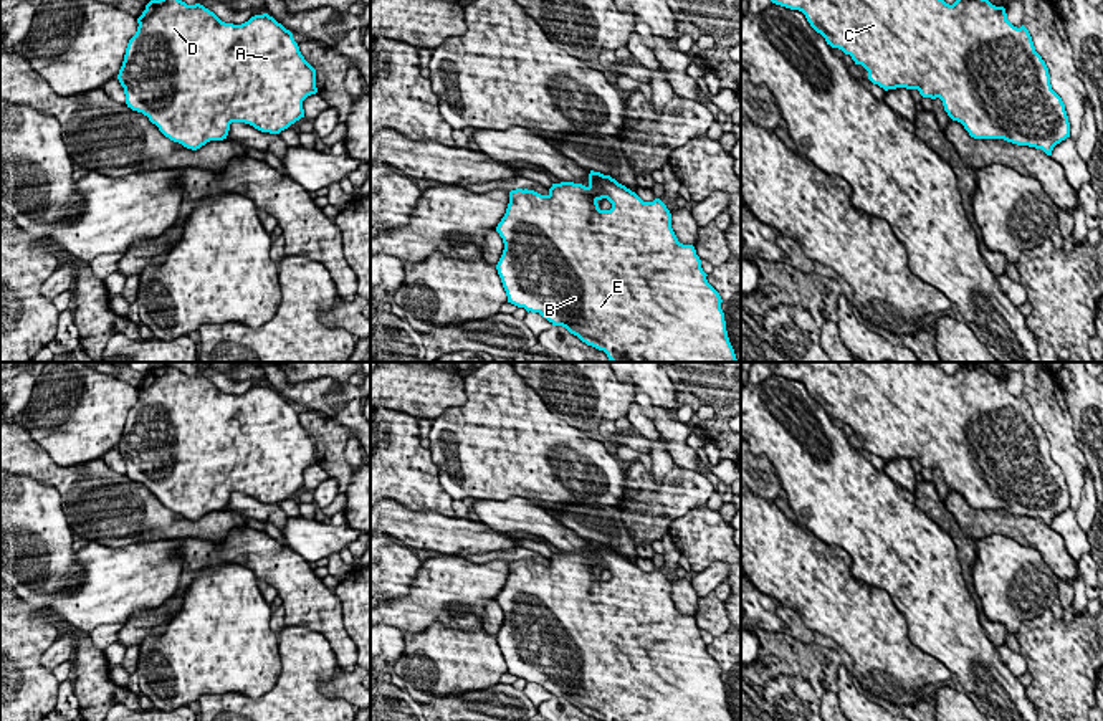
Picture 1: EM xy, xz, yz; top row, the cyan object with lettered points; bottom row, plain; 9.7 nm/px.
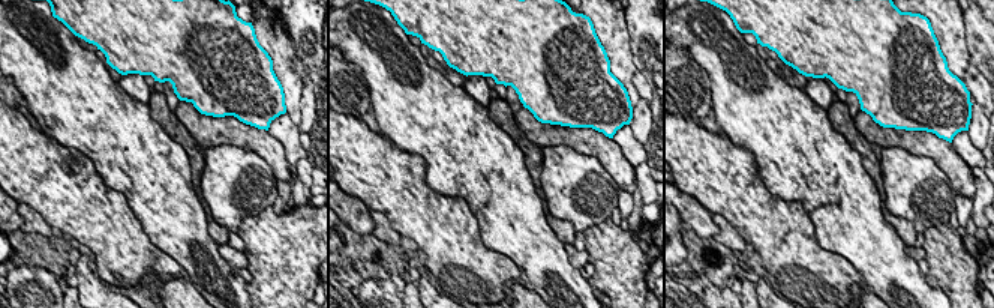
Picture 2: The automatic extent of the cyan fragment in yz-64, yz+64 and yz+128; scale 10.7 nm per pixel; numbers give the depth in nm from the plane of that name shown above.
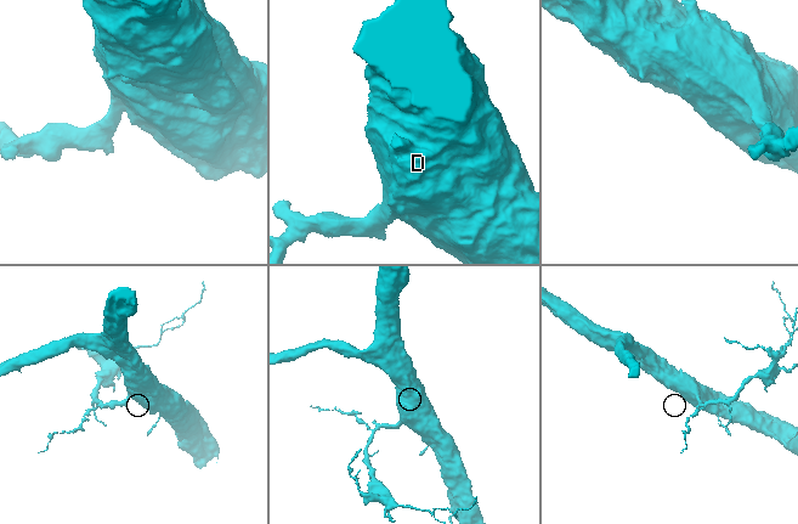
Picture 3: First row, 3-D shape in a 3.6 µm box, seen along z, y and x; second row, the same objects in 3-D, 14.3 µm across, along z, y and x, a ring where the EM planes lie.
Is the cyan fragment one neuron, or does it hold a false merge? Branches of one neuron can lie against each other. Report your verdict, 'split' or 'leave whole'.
leave whole

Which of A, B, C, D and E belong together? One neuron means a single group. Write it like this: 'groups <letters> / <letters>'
groups A B C D E

